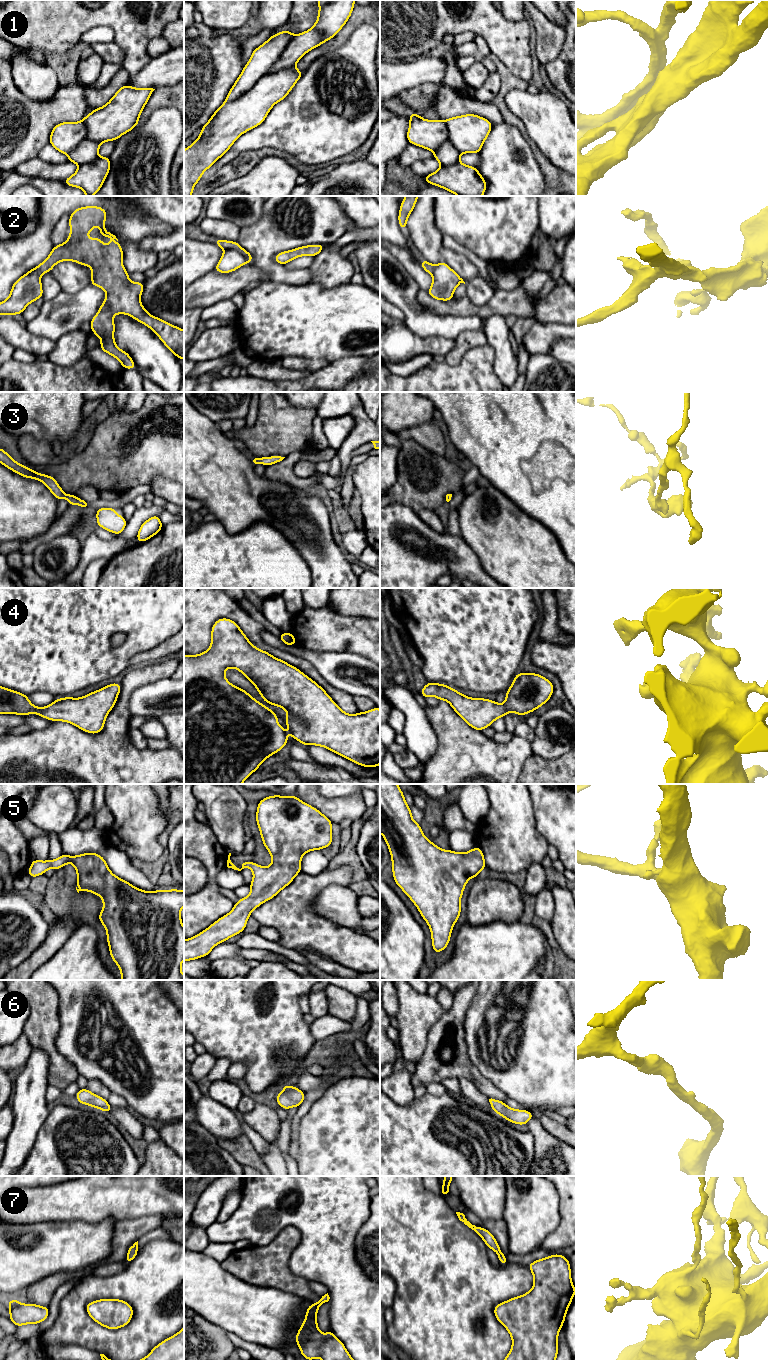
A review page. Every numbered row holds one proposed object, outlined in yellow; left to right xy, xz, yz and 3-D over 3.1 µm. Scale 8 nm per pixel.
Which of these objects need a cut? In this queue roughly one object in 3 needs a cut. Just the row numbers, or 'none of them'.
2

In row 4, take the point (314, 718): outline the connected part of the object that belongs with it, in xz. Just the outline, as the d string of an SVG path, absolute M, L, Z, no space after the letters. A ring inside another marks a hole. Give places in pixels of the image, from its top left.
M228 618L218 619L211 629L211 644L210 648L198 655L184 655L184 784L242 784L259 766L271 755L278 753L284 746L287 745L288 738L287 732L277 722L278 715L261 705L250 694L231 684L225 677L225 670L229 668L237 669L243 673L245 677L256 687L262 698L275 706L283 708L289 713L284 717L289 728L289 733L293 738L301 744L321 746L329 749L330 751L347 758L363 767L379 767L380 765L380 709L377 707L372 708L366 712L359 712L358 714L345 713L326 693L326 691L319 686L315 681L302 673L297 667L291 666L289 663L275 658L264 650L253 646L247 636L242 632L238 624Z

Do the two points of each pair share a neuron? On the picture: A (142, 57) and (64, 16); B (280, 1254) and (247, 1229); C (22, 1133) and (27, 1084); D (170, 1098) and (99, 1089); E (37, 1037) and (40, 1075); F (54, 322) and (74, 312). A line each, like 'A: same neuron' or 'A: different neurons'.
A: same neuron
B: different neurons
C: same neuron
D: different neurons
E: different neurons
F: same neuron

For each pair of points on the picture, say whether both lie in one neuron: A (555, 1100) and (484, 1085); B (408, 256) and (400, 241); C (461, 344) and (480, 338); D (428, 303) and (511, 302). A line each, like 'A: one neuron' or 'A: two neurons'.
A: two neurons
B: two neurons
C: one neuron
D: one neuron

